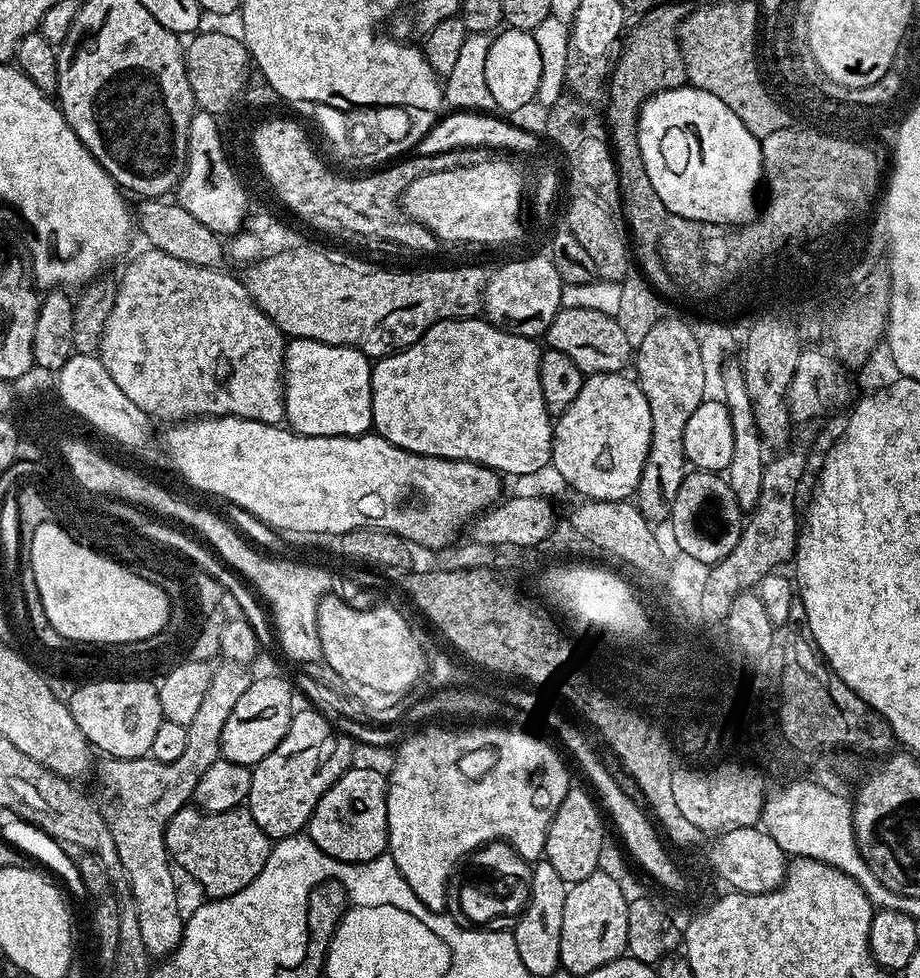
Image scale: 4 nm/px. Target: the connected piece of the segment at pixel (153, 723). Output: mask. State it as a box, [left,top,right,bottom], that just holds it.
[67,678,164,760]

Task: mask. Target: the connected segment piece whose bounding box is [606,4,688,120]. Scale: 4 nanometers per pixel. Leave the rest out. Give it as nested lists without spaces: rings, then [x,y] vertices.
[[[660,4],[657,8],[652,8],[640,20],[640,25],[627,33],[628,41],[624,44],[624,49],[620,52],[620,57],[614,60],[614,67],[610,72],[610,79],[607,82],[606,110],[614,110],[614,104],[632,104],[632,117],[640,117],[640,106],[645,100],[656,95],[657,92],[664,92],[668,88],[679,88],[687,81],[688,71],[684,64],[684,51],[680,49],[678,39],[678,25],[681,22],[679,11],[674,7],[667,8]]]

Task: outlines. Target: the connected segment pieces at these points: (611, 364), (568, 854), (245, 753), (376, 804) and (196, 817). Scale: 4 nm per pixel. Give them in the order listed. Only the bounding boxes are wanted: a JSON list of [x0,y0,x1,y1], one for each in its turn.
[[546,308,634,374],[544,787,606,886],[220,676,294,766],[306,766,388,864],[164,806,270,898]]

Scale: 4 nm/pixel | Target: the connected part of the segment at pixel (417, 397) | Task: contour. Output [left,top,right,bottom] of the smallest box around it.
[372,318,554,477]

